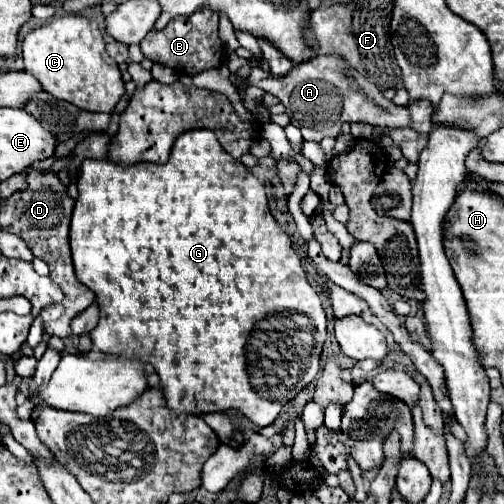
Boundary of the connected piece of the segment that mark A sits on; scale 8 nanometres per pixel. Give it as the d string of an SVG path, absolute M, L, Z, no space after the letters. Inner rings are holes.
M316 55L310 61L296 65L290 73L276 77L262 71L258 65L252 67L250 79L252 85L264 89L266 93L276 95L290 123L302 131L306 141L322 141L324 137L338 137L342 123L364 123L372 127L412 127L408 107L398 107L392 101L384 99L380 89L368 83L354 67L346 61L338 61L334 55Z

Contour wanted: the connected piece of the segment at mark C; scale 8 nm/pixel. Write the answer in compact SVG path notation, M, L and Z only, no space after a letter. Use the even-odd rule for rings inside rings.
M80 15L56 17L50 23L30 31L22 43L24 69L32 73L42 89L80 109L112 113L124 95L124 81L118 63L106 53L104 39L94 19Z

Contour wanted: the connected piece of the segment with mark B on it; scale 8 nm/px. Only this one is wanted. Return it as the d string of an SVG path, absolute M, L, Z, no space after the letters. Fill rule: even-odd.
M200 9L188 17L176 17L164 31L150 31L140 47L150 61L172 67L184 75L196 75L206 69L220 67L224 49L218 39L218 13L212 9Z

